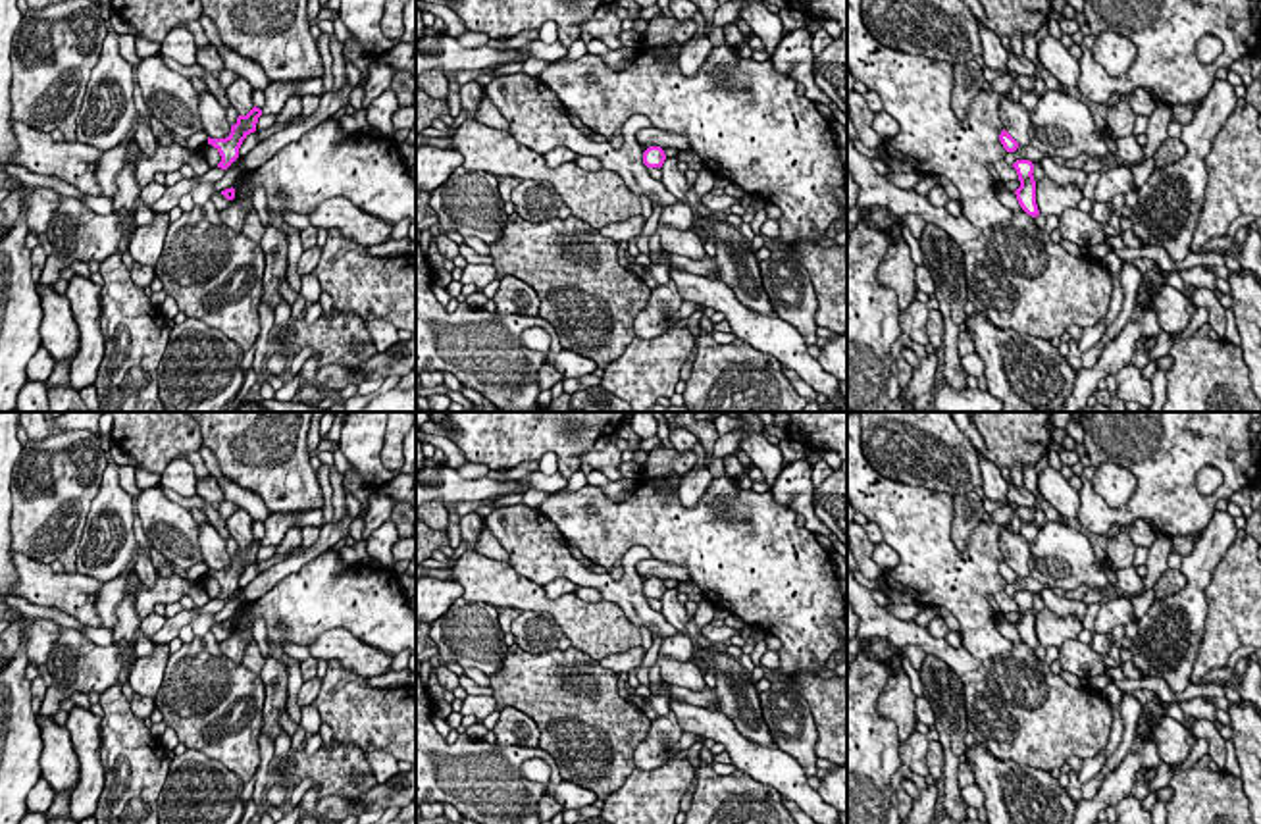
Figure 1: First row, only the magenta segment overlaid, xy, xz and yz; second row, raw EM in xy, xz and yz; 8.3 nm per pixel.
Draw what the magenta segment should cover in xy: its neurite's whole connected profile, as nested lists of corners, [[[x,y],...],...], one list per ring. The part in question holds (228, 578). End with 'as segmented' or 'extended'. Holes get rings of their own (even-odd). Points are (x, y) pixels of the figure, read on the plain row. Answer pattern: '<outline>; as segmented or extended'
[[[254,537],[246,547],[237,549],[237,554],[231,556],[231,564],[225,570],[208,568],[208,576],[212,576],[221,587],[218,599],[227,601],[239,589],[239,579],[243,572],[256,562],[260,547],[262,541]]]; as segmented

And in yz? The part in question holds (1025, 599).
[[[1017,591],[1013,599],[1017,601],[1020,612],[1020,618],[1015,622],[1020,639],[1032,649],[1040,647],[1036,635],[1036,612],[1032,606],[1034,595],[1030,591]]]; as segmented

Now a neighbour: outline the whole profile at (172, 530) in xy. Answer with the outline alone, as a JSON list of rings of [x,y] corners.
[[[162,487],[141,489],[135,504],[144,535],[166,560],[183,570],[204,562],[189,508],[169,501]]]

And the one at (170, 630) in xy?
[[[210,599],[204,606],[183,608],[179,614],[166,620],[166,624],[150,637],[154,643],[171,643],[179,631],[193,622],[196,614],[218,614],[227,601]]]

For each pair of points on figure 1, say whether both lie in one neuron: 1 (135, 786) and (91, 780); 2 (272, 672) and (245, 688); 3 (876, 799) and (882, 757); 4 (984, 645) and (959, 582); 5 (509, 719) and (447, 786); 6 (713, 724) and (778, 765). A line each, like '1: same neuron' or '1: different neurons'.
1: different neurons
2: different neurons
3: same neuron
4: same neuron
5: different neurons
6: same neuron

